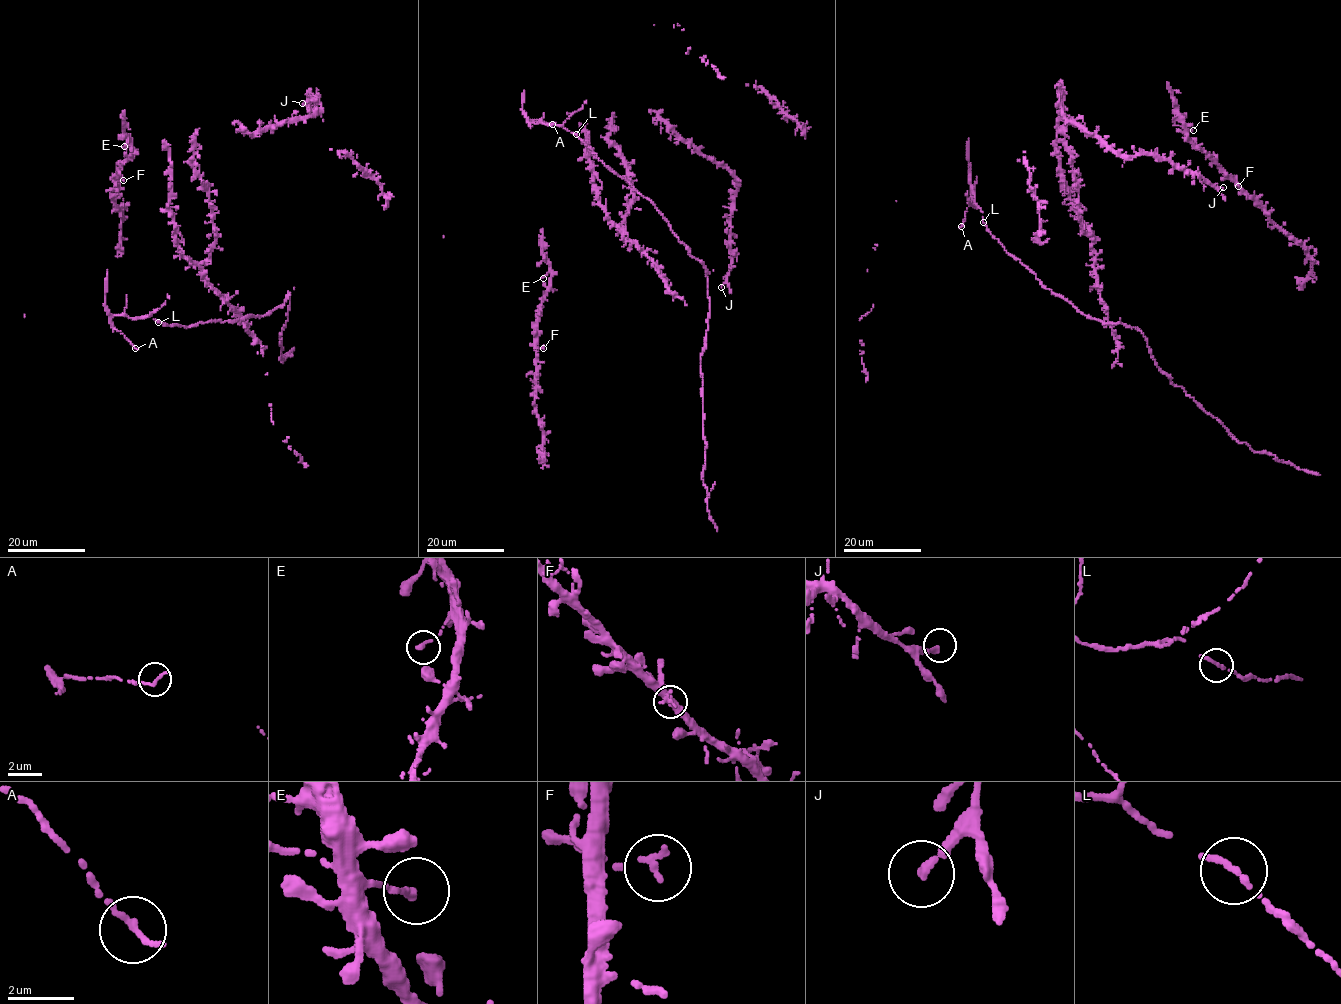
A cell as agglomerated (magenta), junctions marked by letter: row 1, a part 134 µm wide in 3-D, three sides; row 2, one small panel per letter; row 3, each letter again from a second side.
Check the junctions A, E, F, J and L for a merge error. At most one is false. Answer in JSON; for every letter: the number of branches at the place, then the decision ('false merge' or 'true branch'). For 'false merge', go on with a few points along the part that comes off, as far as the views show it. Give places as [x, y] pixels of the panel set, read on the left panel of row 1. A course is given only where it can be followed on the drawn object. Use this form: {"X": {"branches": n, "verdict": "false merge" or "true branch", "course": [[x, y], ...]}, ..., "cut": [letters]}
{"A": {"branches": 1, "verdict": "true branch"}, "E": {"branches": 1, "verdict": "true branch"}, "F": {"branches": 1, "verdict": "true branch"}, "J": {"branches": 1, "verdict": "true branch"}, "L": {"branches": 1, "verdict": "true branch"}, "cut": []}

